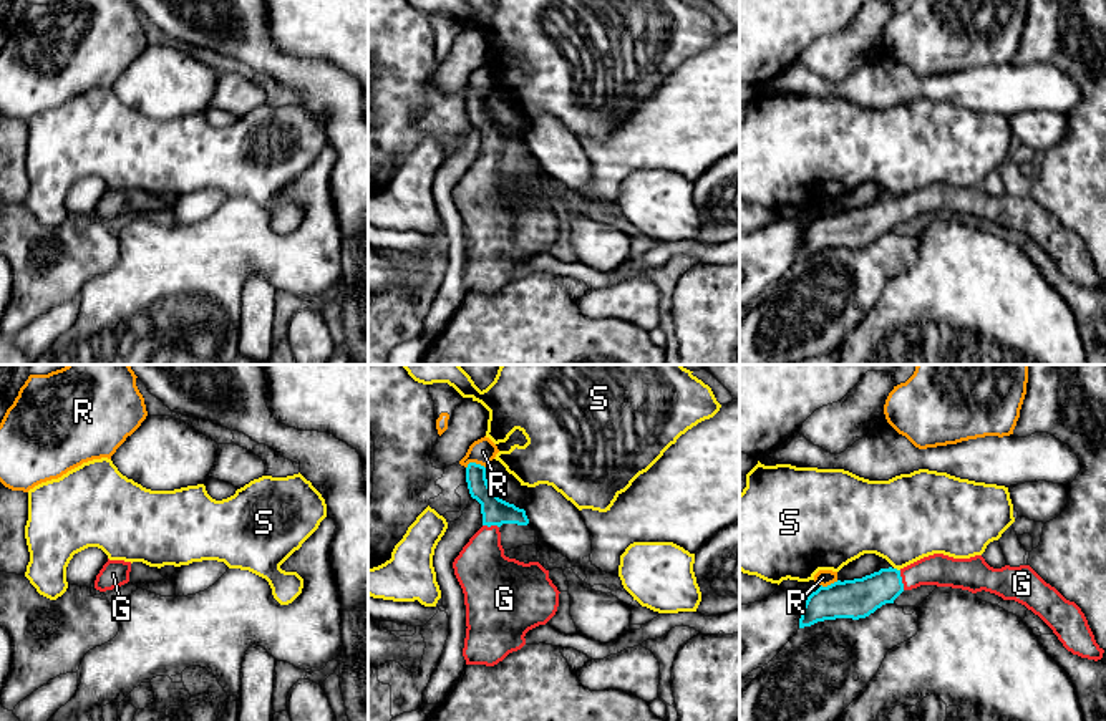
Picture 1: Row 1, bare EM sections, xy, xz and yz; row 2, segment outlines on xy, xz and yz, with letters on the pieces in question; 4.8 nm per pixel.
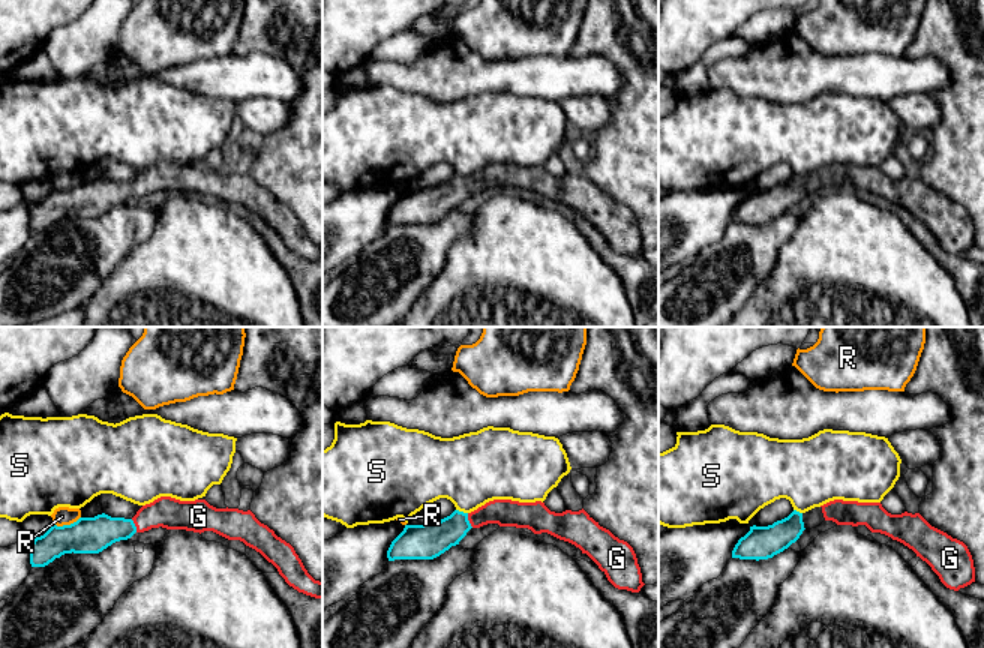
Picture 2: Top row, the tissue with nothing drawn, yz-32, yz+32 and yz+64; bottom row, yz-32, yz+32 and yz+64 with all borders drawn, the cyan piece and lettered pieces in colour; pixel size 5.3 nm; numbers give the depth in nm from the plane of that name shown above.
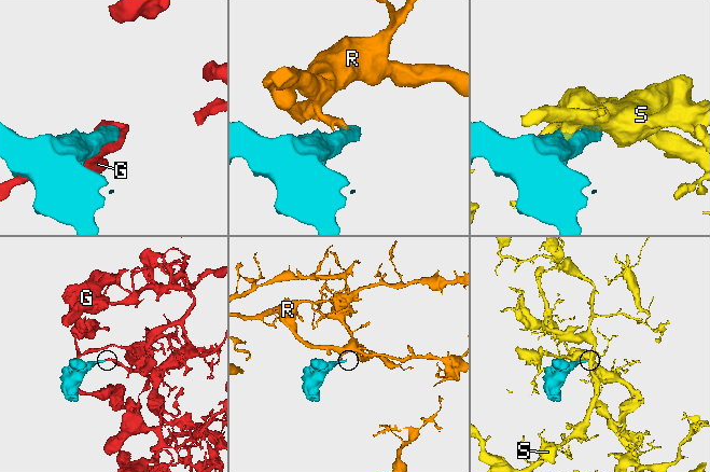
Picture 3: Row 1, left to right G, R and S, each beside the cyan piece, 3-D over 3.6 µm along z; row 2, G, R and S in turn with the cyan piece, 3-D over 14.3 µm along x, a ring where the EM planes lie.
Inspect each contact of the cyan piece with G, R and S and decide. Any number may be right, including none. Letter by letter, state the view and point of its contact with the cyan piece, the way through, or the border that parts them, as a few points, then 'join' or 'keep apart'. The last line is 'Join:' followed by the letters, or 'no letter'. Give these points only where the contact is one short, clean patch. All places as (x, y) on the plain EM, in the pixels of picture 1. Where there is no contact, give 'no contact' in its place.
G: contact yz (901, 209); way yz (856, 227), (901, 209), (927, 199), (942, 199); join
R: contact xz (475, 91); border xz (466, 93), (478, 91), (485, 96); keep apart
S: contact yz (896, 198); keep apart
Join: G

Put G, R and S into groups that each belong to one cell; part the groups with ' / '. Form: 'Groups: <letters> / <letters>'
Groups: G / R / S

